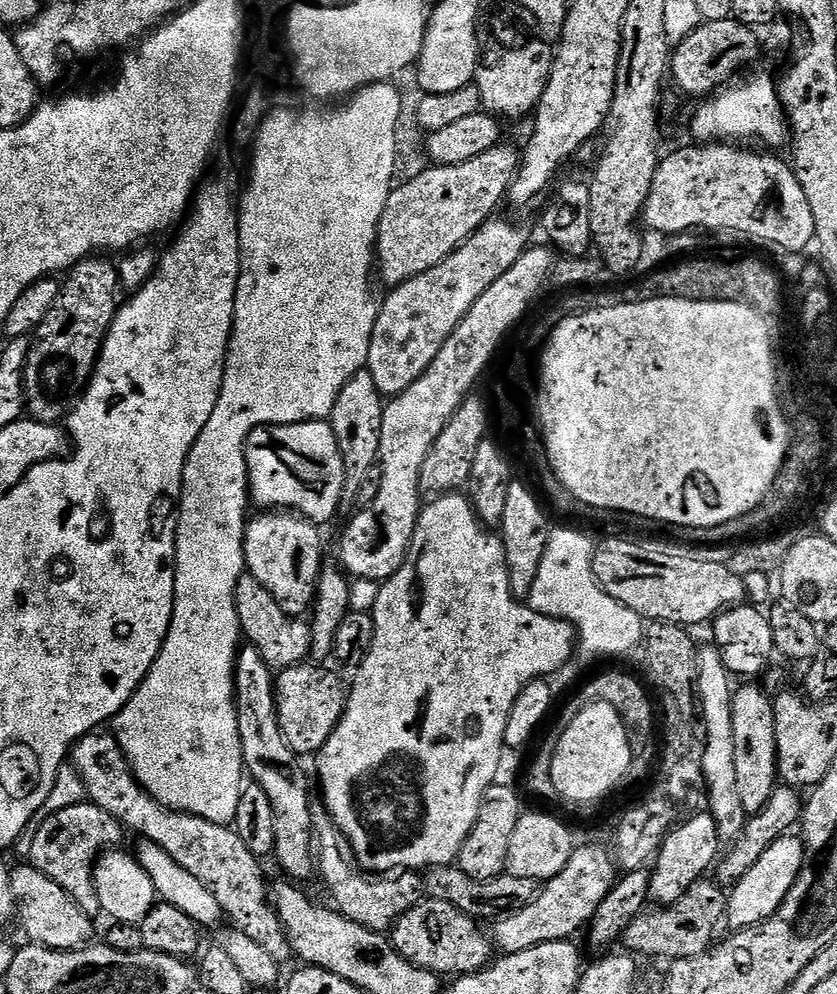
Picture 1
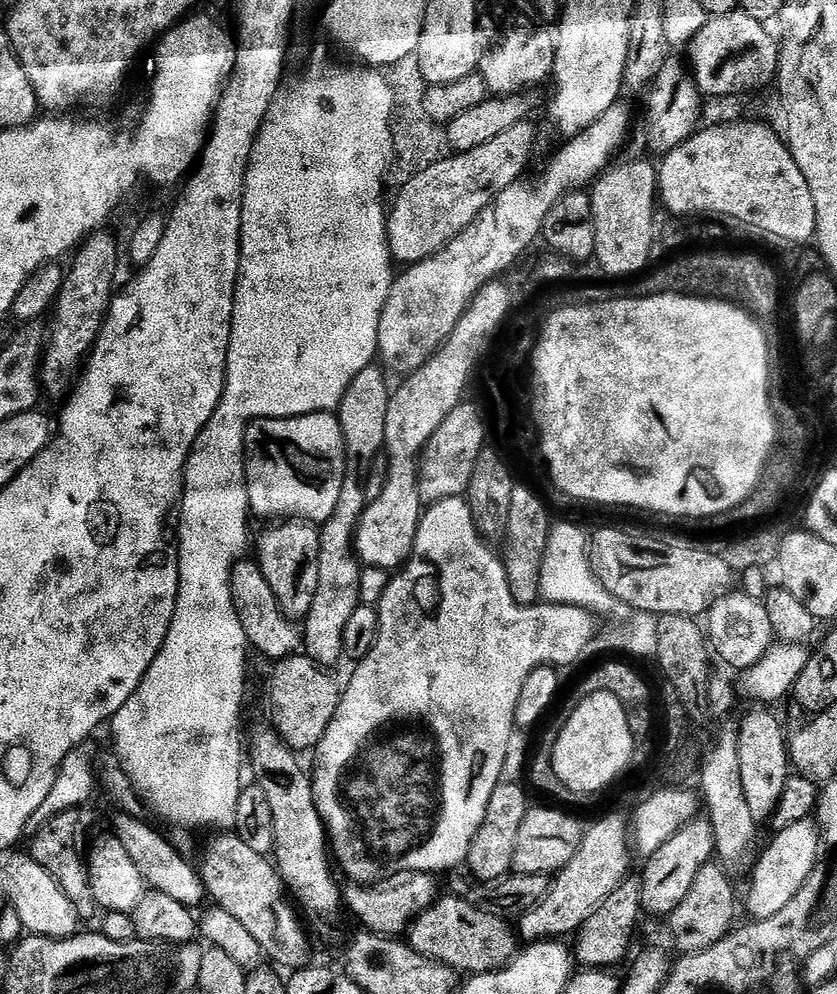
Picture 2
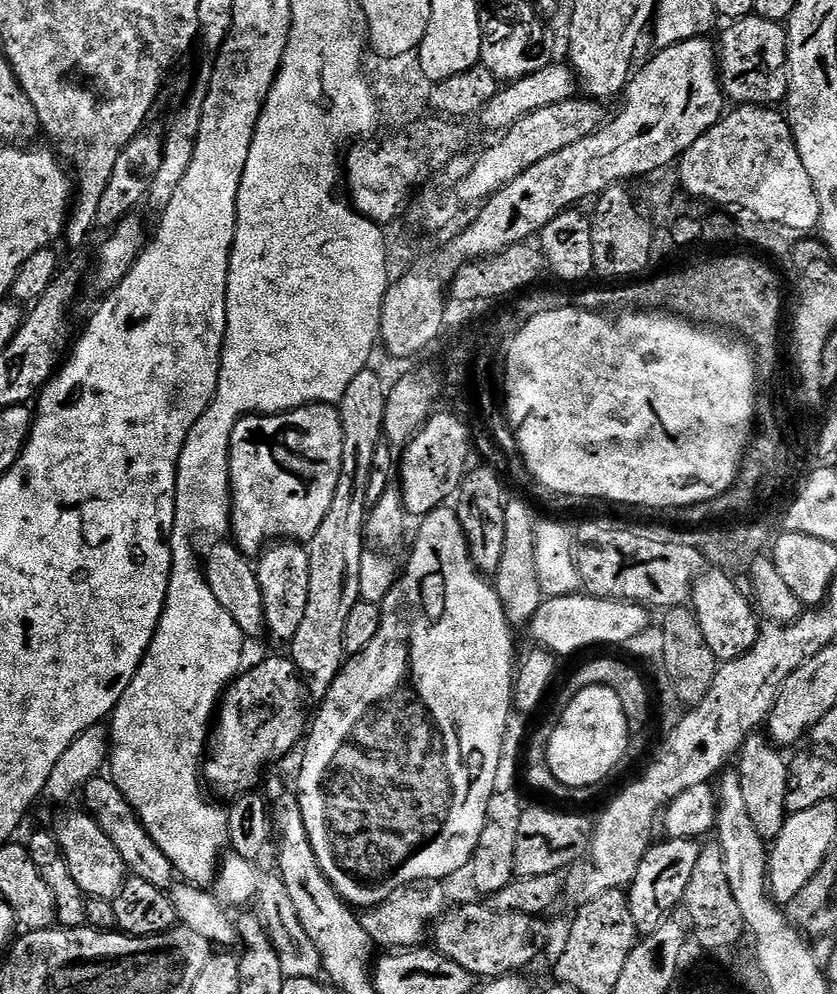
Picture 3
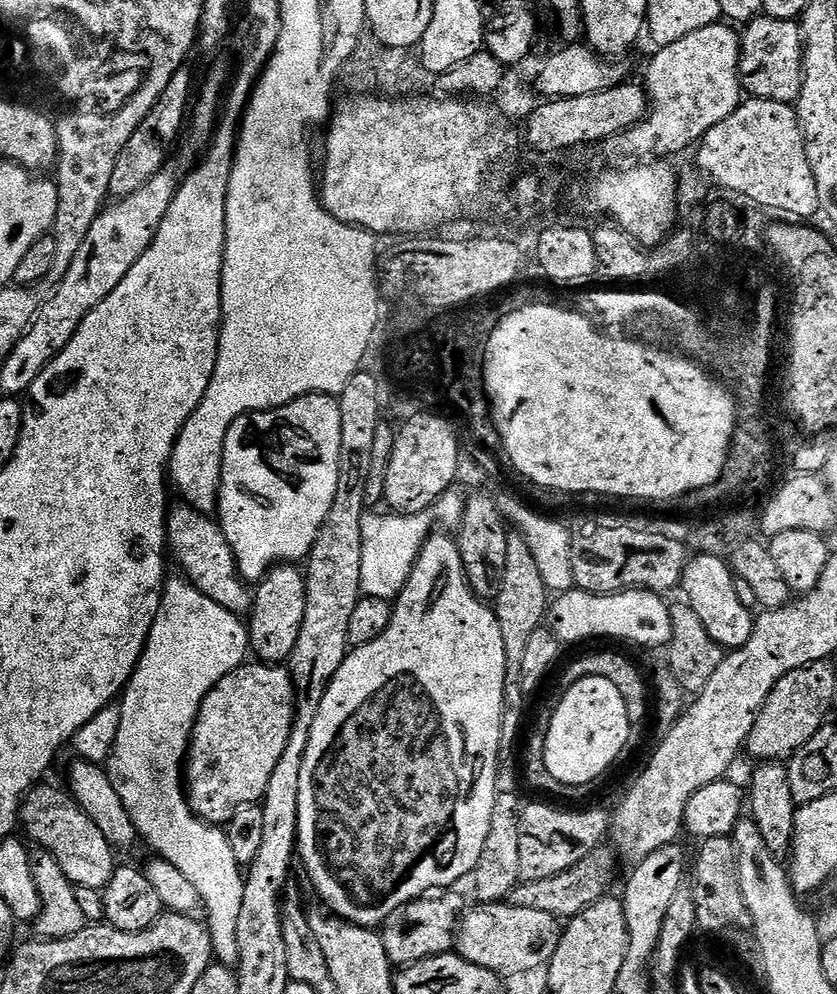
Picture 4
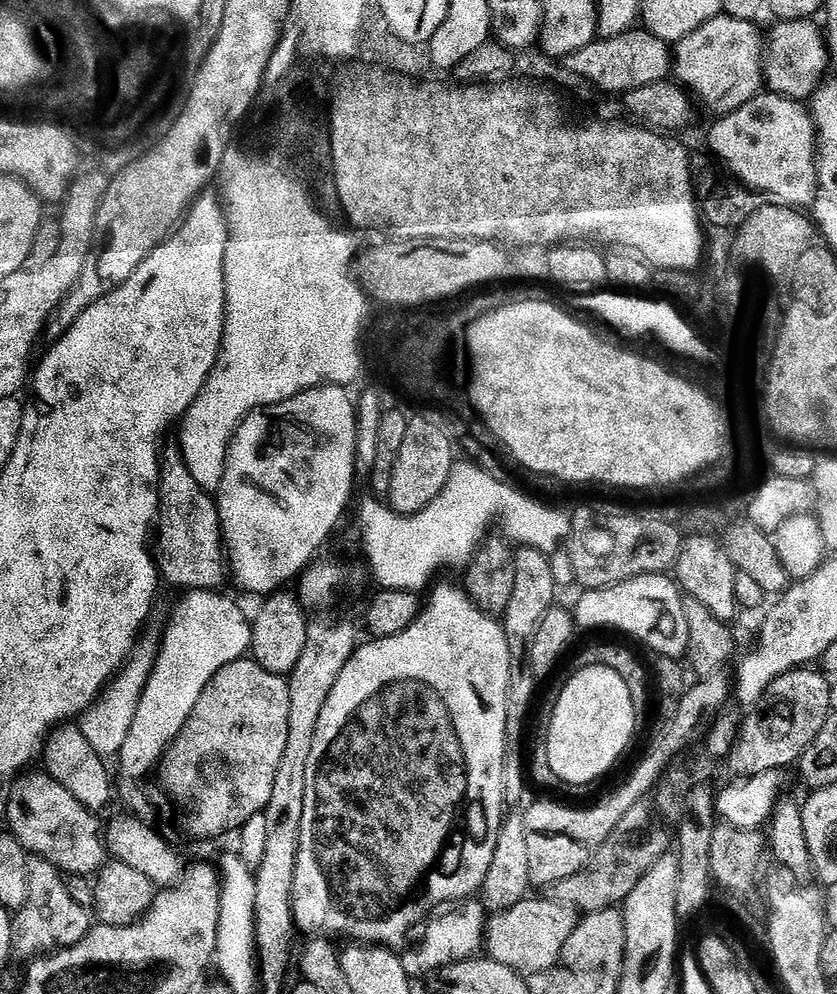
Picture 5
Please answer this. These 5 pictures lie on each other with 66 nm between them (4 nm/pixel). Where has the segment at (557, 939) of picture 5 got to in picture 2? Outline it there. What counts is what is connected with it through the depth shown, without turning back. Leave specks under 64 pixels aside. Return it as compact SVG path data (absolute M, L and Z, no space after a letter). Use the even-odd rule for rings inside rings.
M441 895L421 916L417 916L410 929L411 948L420 955L435 957L455 969L457 973L479 974L495 972L517 955L518 936L507 919L485 912L471 899Z

